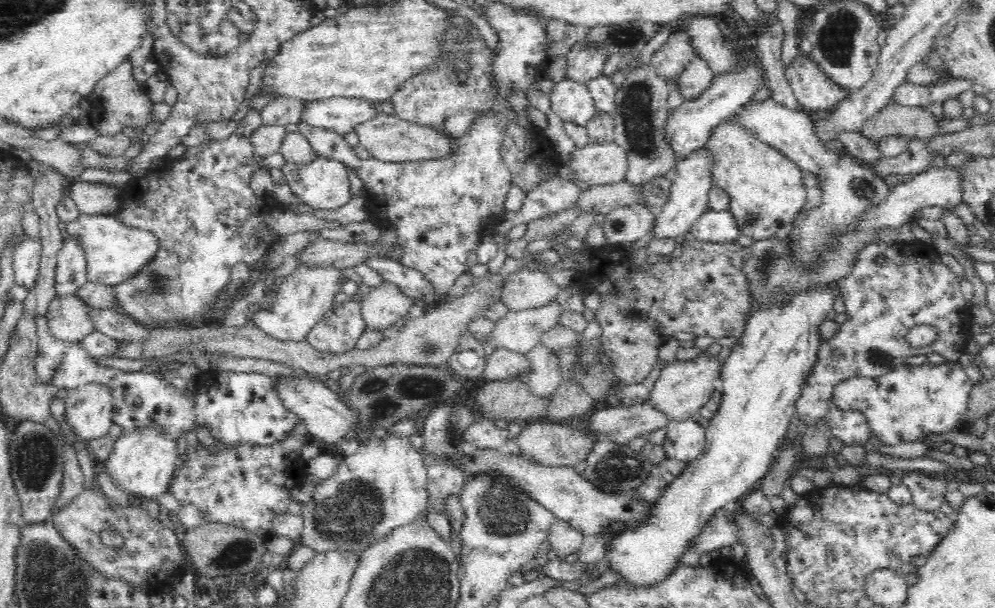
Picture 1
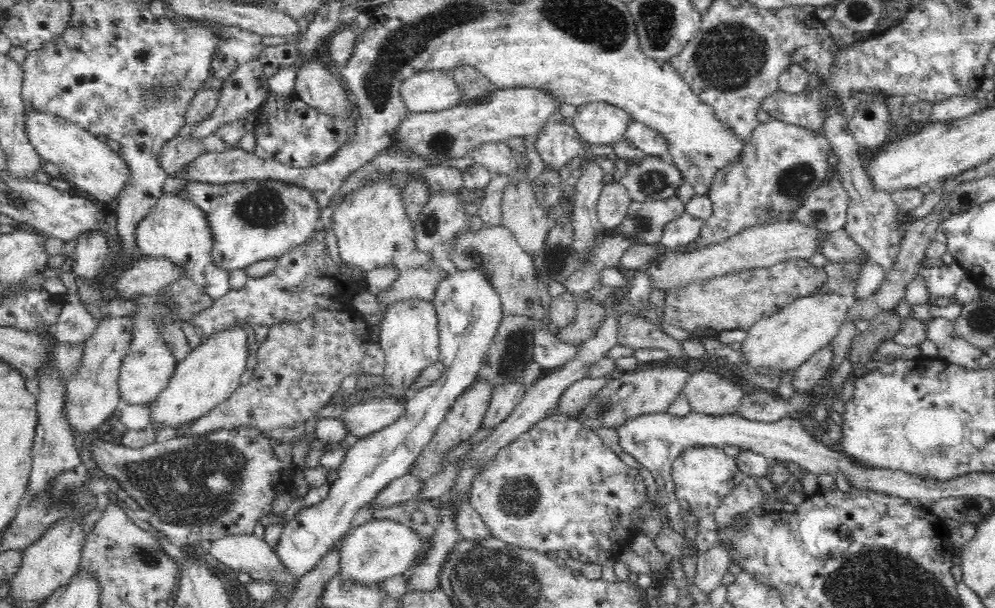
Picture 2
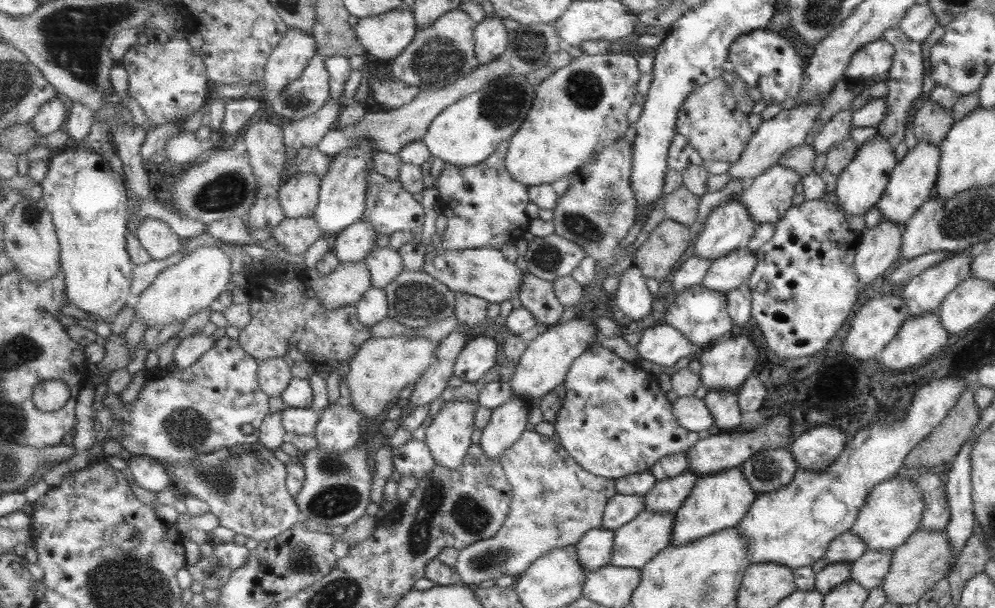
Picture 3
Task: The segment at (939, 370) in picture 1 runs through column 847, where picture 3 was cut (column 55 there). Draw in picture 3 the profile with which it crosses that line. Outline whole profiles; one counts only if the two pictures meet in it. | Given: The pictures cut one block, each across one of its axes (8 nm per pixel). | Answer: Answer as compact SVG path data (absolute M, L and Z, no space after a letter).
M43 380L33 388L34 409L43 412L62 411L70 400L70 388L63 380Z

